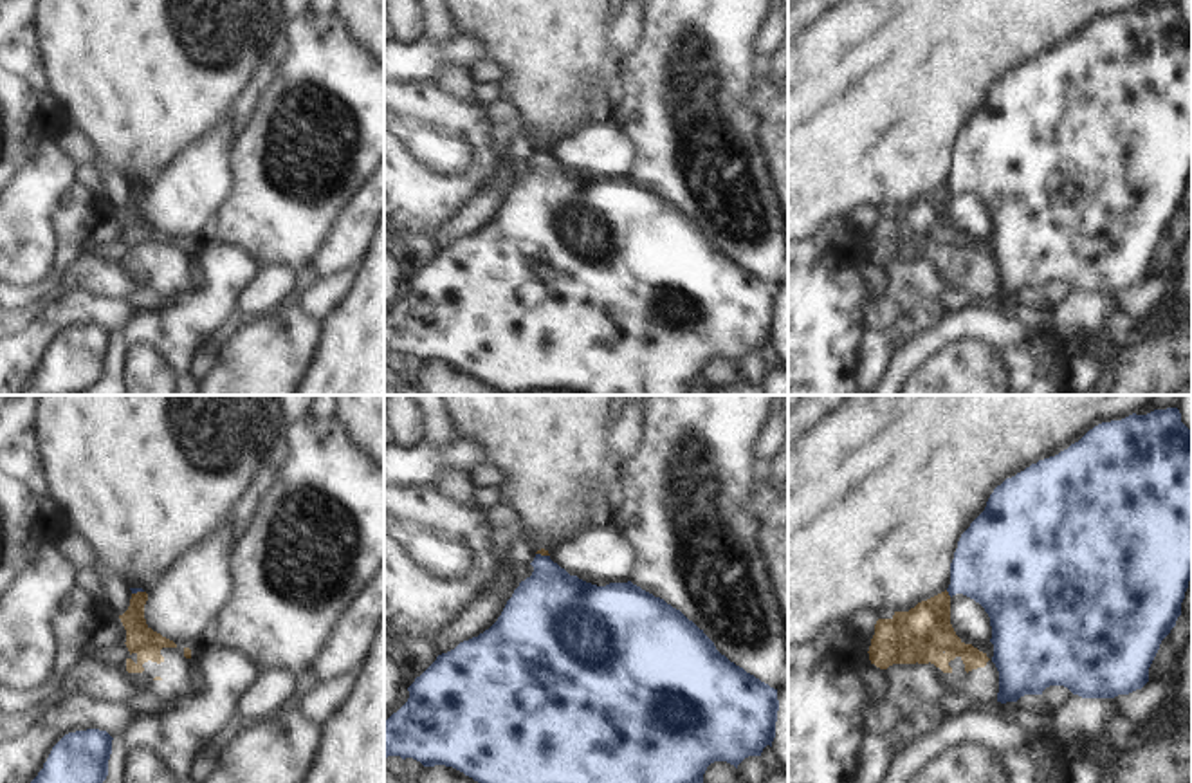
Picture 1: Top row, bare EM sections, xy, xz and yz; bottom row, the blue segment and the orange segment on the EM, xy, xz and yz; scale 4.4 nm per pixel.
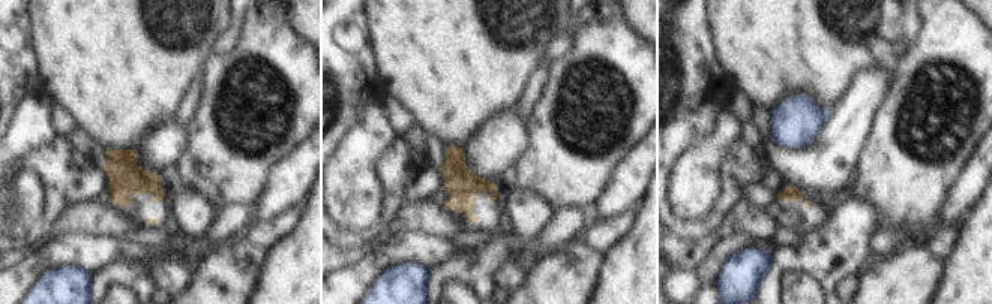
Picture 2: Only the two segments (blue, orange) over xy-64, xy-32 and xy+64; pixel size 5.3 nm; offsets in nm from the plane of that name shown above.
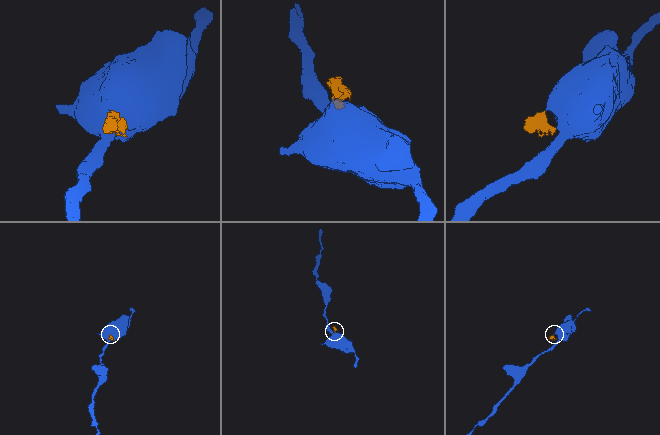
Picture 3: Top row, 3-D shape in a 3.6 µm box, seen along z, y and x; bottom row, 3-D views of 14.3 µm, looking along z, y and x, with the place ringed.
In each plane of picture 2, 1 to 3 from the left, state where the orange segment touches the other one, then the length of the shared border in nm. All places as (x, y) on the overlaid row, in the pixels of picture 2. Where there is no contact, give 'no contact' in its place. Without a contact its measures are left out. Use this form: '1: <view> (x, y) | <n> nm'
1: no contact
2: no contact
3: no contact

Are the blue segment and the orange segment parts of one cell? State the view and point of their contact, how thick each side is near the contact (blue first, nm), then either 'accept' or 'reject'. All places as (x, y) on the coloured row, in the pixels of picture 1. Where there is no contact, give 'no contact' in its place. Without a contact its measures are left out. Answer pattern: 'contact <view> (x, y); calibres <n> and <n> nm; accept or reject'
contact yz (949, 594); calibres 380 and 240 nm; reject

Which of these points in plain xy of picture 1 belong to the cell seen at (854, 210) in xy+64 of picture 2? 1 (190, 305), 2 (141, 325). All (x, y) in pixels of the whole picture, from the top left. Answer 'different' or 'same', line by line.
1: same
2: same

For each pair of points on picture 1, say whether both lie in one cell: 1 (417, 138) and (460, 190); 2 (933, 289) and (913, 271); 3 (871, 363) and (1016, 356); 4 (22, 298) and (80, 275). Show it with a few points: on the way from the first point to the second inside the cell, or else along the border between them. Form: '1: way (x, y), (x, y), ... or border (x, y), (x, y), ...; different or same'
1: border (439, 132), (466, 139), (473, 148), (476, 165); different
2: way (927, 284), (918, 276); same
3: border (922, 334), (915, 336), (893, 358), (882, 376); different
4: border (94, 253), (83, 255), (64, 284); different

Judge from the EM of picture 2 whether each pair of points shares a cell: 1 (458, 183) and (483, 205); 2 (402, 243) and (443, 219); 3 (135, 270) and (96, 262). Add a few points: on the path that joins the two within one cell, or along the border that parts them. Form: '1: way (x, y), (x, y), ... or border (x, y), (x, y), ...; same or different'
1: way (464, 189), (477, 202); same
2: border (411, 231), (393, 235); different
3: border (143, 261), (116, 261), (104, 267), (93, 277); different

